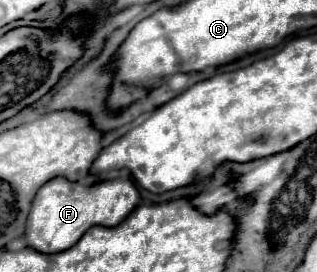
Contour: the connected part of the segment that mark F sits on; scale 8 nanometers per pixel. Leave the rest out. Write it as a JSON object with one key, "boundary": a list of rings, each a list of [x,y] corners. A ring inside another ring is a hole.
{"boundary":[[[54,178],[34,196],[26,220],[24,240],[30,248],[44,254],[64,252],[72,248],[92,226],[118,226],[136,208],[138,200],[140,194],[132,180],[106,180],[92,186],[82,186],[78,182],[68,182],[66,178]]]}

